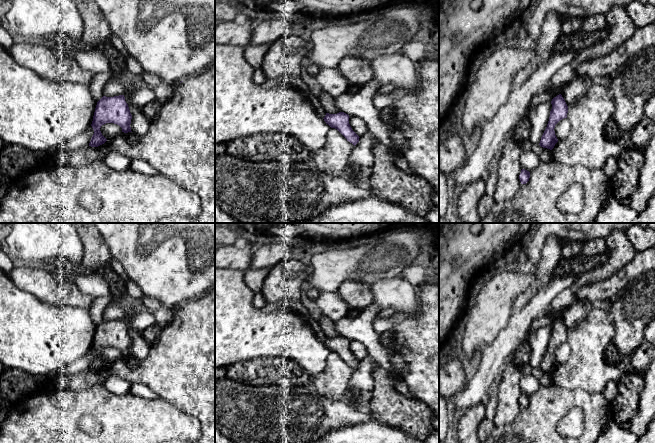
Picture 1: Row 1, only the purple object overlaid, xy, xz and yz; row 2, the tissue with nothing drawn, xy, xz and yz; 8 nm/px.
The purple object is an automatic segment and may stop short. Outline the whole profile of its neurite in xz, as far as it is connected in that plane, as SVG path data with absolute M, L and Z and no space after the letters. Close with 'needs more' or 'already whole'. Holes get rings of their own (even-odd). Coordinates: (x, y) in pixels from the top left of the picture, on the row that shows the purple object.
M344 112L337 114L326 113L323 118L331 128L337 129L354 146L359 142L359 136L352 130L349 124L349 115Z; already whole

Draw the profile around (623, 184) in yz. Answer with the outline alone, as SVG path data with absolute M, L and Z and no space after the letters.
M624 145L624 149L617 160L617 172L610 179L610 192L617 200L621 201L632 196L637 189L644 155L645 152L634 145Z

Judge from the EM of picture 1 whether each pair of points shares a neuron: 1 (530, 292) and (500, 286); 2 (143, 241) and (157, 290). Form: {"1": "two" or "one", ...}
{"1": "two", "2": "one"}

